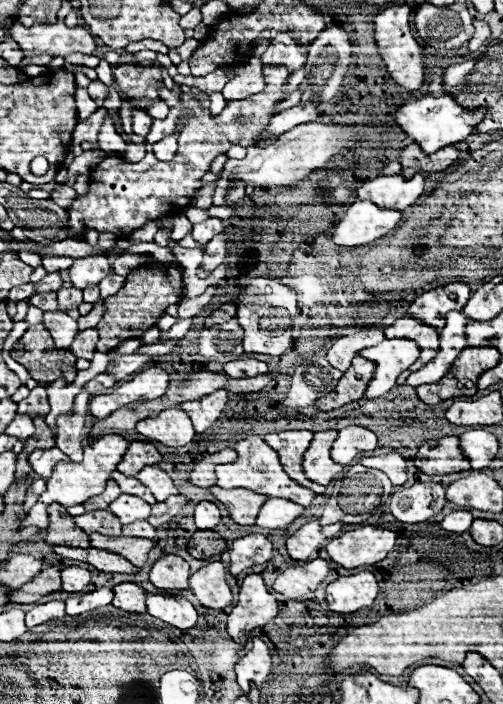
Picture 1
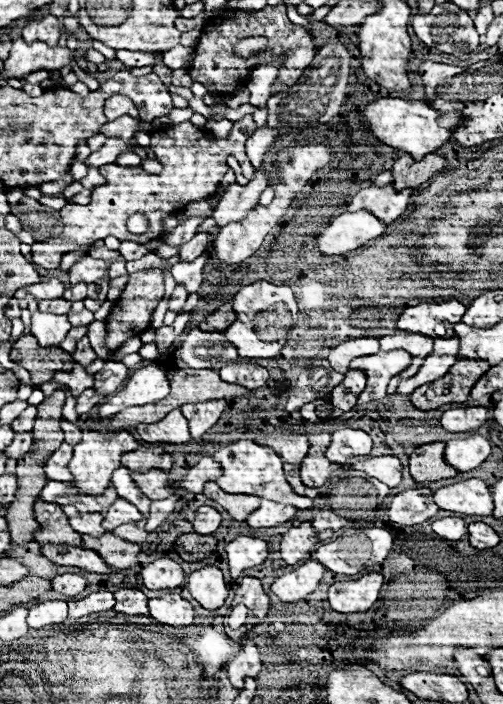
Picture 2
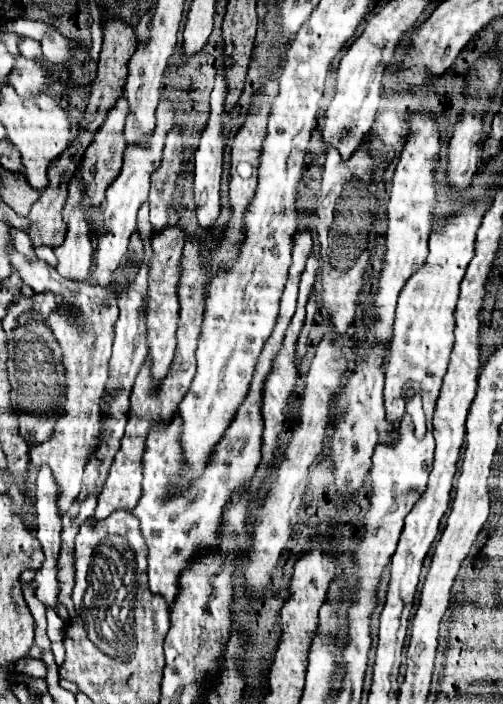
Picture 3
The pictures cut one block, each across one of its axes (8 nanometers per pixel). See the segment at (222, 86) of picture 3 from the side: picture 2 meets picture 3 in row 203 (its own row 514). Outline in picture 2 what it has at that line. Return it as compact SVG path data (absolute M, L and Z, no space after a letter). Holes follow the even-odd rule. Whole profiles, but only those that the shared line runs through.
M200 506L196 510L196 518L194 518L194 530L198 534L214 534L216 528L220 526L222 518L220 512L210 508L210 506Z

